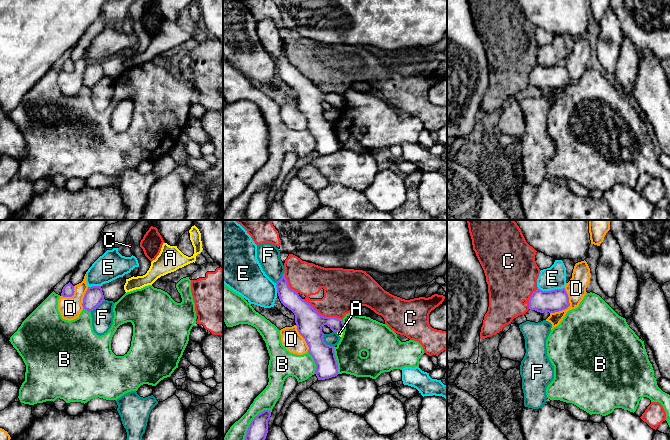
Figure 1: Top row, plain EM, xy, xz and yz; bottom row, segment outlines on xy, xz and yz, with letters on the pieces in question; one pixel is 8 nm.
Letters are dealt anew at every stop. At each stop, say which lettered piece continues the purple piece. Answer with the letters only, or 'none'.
none

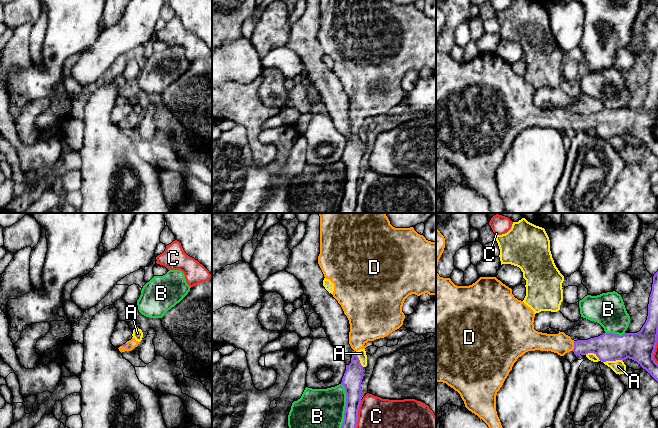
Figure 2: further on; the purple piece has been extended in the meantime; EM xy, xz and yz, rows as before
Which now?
D

